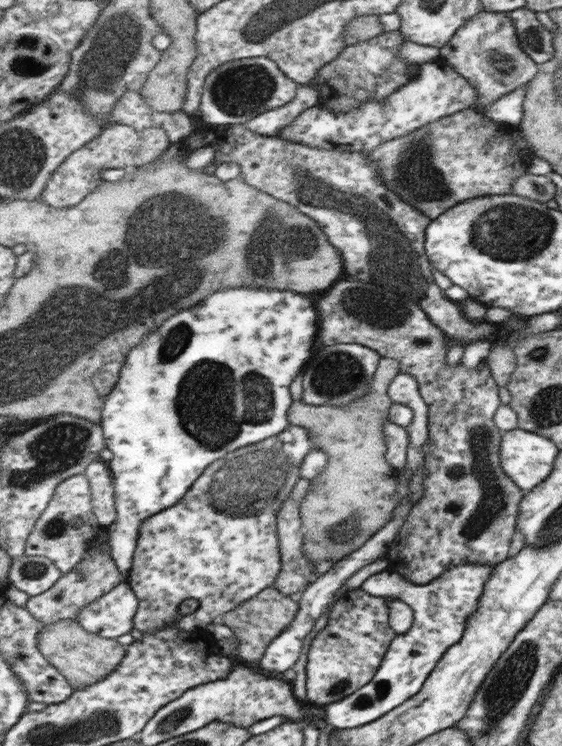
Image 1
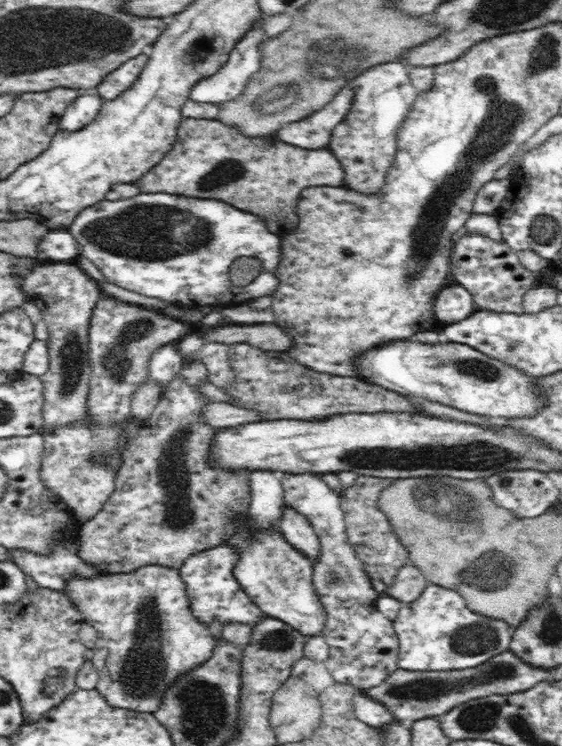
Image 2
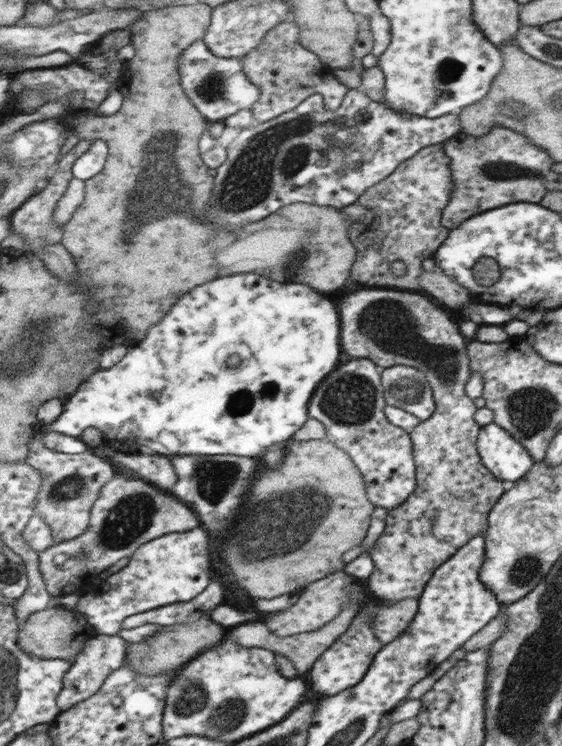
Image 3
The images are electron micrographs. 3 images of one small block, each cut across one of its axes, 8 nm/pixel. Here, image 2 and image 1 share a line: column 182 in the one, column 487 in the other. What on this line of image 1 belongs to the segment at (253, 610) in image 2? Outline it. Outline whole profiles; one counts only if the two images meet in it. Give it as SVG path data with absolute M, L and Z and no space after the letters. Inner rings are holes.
M464 563L453 566L425 585L412 584L398 573L390 573L388 569L367 578L361 589L377 597L386 598L390 595L394 600L408 604L415 616L413 626L406 634L393 638L394 646L389 646L390 658L381 662L382 670L377 670L378 678L374 678L366 690L358 690L358 694L350 694L350 698L343 698L342 702L322 707L326 723L332 725L333 730L356 729L378 721L378 718L385 717L390 710L418 694L440 662L442 654L449 646L461 641L468 617L479 608L479 601L482 601L494 569L492 565Z

